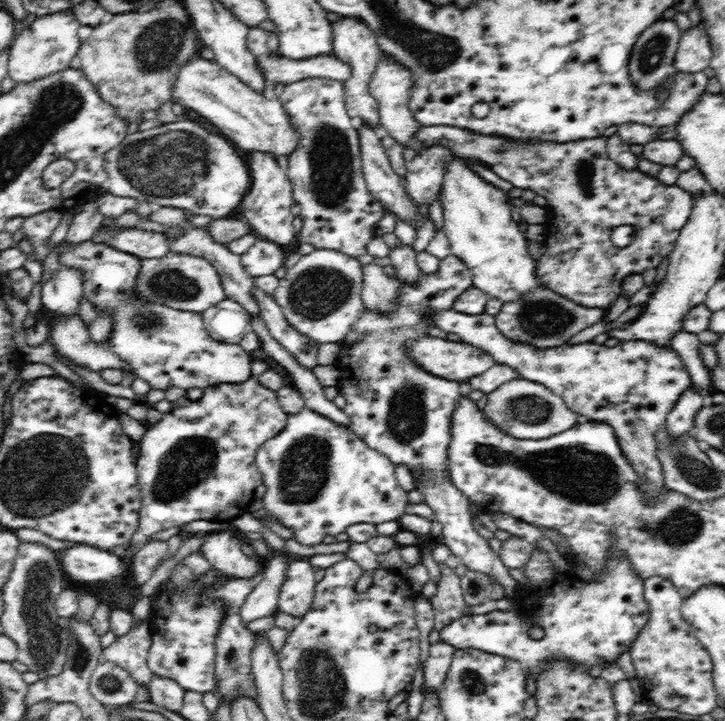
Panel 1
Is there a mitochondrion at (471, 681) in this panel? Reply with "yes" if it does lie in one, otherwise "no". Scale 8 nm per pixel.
yes

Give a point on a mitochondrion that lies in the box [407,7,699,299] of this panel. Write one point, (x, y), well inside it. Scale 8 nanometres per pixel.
(650, 57)

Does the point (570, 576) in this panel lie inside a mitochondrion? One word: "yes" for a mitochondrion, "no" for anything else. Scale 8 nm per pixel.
no

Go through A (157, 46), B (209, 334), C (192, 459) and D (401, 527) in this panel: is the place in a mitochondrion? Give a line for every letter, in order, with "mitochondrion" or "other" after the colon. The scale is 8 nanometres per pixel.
A: mitochondrion
B: other
C: mitochondrion
D: other

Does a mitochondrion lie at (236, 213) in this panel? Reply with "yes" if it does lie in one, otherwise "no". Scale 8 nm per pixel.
no

